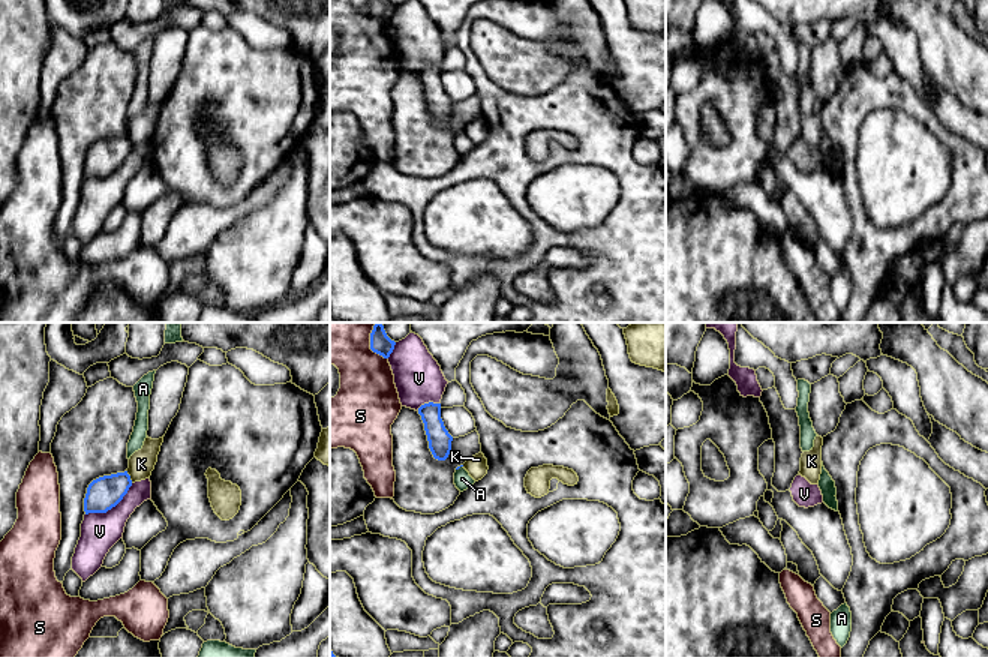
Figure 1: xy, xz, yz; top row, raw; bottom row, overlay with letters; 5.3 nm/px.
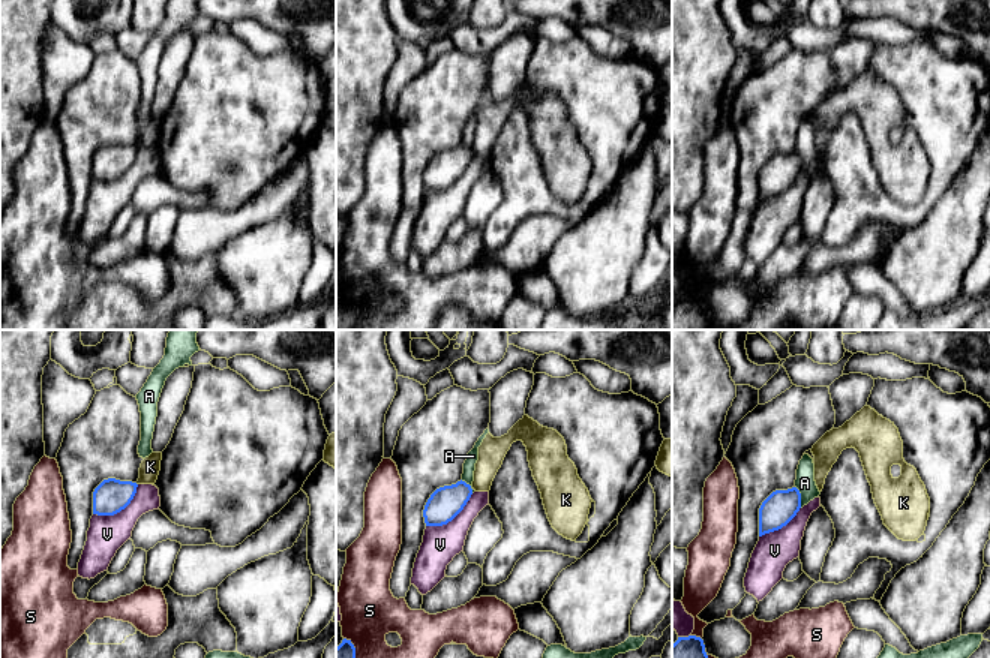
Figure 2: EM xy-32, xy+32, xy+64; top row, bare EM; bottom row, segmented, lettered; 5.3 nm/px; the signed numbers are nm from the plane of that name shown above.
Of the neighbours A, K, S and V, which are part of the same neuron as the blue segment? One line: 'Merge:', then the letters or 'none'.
Merge: K

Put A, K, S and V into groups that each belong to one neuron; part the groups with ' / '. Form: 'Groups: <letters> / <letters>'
Groups: A / K / S / V

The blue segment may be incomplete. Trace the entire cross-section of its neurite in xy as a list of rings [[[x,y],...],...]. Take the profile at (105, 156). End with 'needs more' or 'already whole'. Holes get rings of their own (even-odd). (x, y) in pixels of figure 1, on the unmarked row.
[[[147,100],[142,112],[130,120],[129,132],[124,136],[103,140],[93,144],[87,152],[84,162],[85,178],[106,177],[123,164],[135,146],[150,142],[162,106],[163,100],[159,104]]]; needs more

